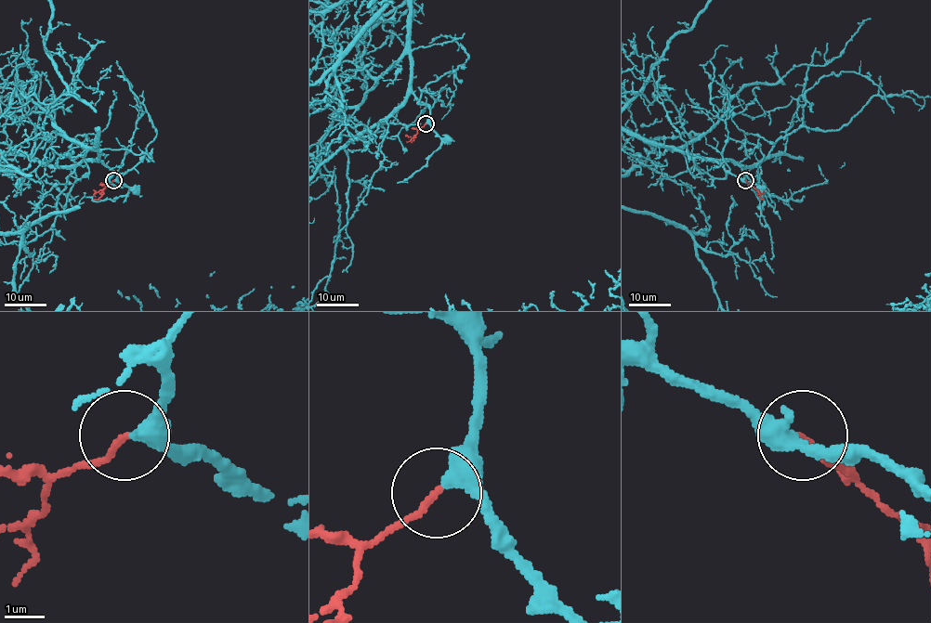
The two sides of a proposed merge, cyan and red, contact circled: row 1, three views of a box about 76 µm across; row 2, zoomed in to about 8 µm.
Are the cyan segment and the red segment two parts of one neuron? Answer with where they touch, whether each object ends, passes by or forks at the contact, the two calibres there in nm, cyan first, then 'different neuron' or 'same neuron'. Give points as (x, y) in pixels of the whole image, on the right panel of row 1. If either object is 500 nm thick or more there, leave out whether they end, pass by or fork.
(745, 180) | cyan passes by | red ends | 320/150 nm | same neuron

